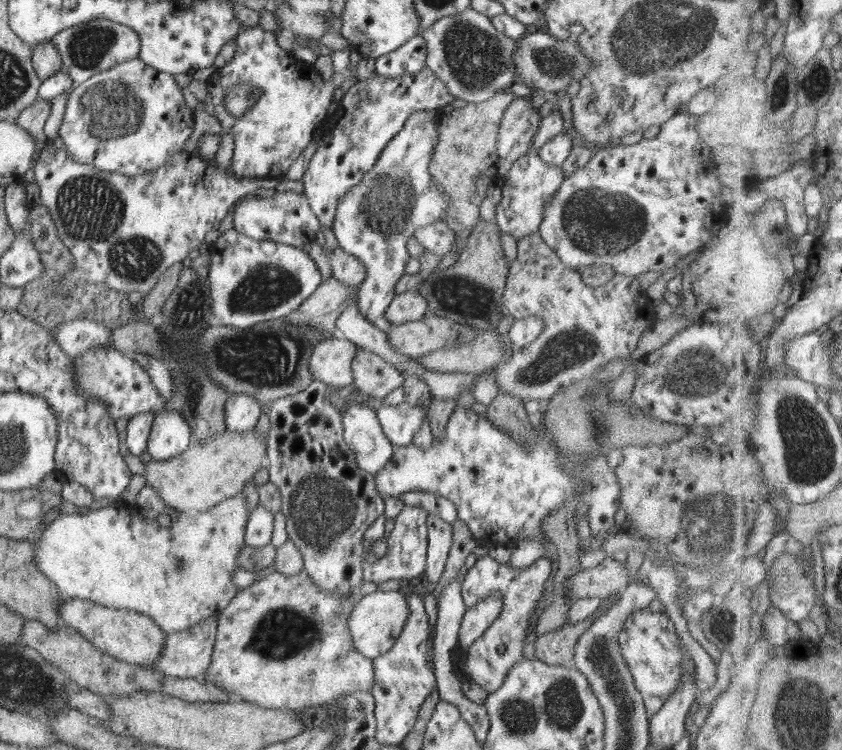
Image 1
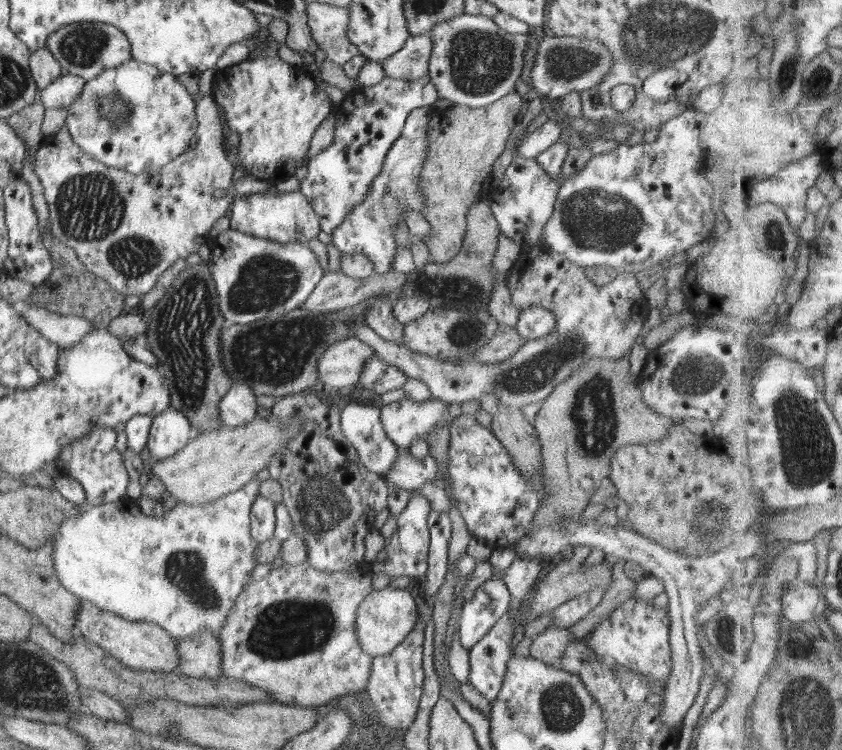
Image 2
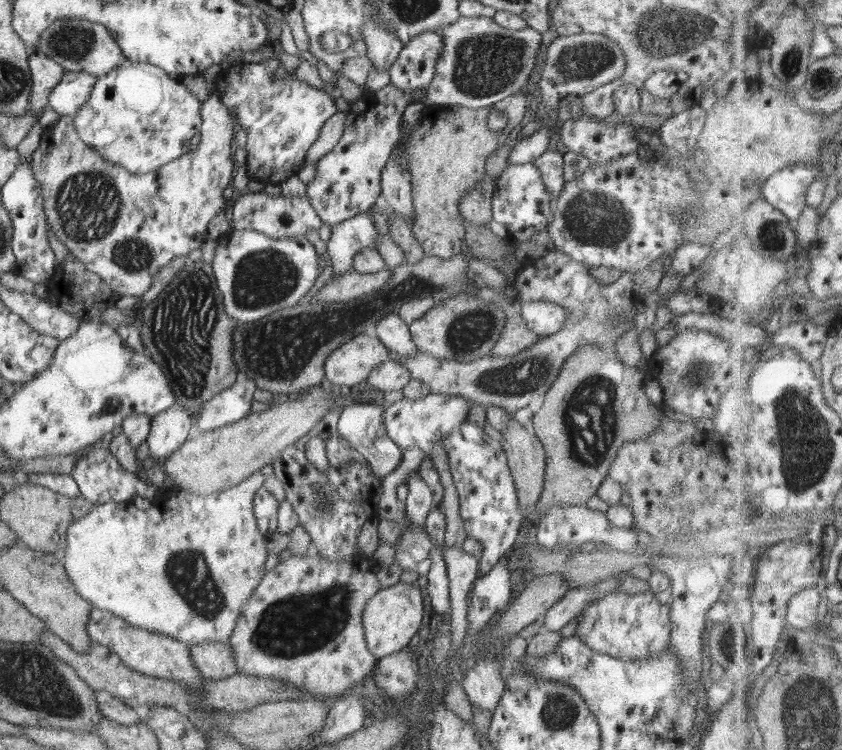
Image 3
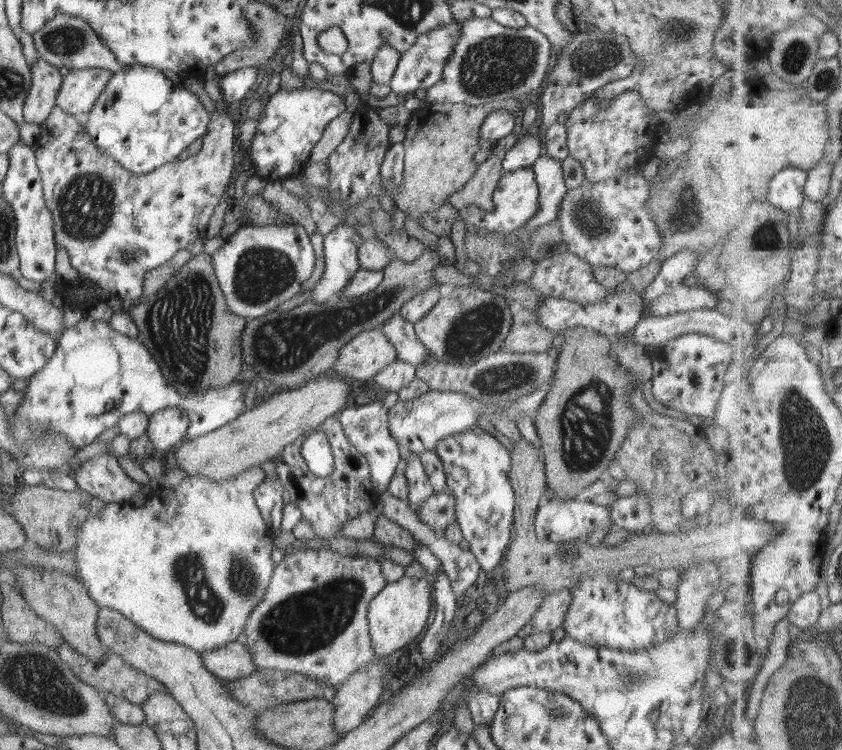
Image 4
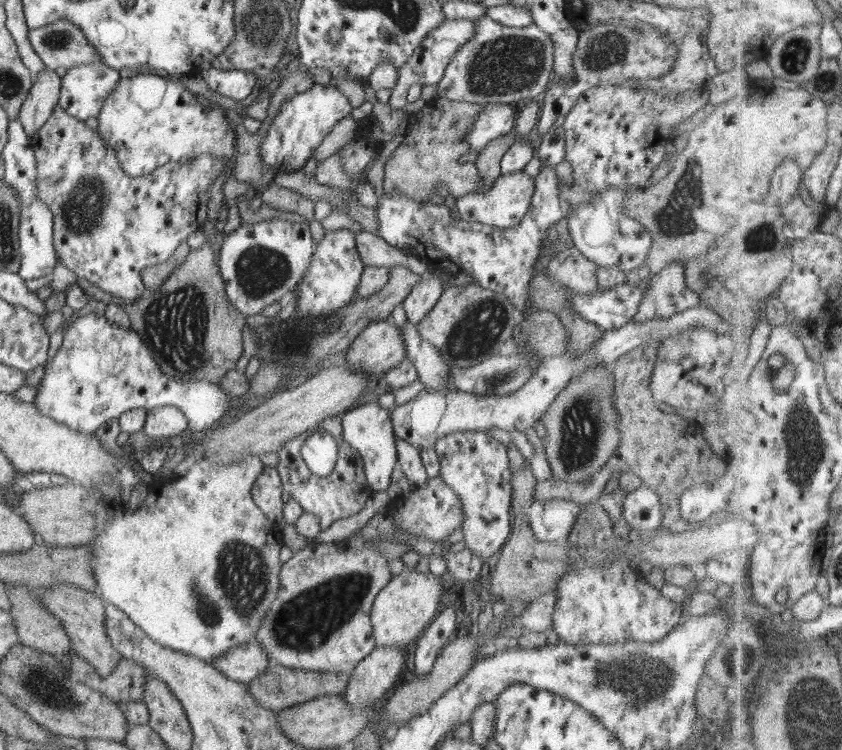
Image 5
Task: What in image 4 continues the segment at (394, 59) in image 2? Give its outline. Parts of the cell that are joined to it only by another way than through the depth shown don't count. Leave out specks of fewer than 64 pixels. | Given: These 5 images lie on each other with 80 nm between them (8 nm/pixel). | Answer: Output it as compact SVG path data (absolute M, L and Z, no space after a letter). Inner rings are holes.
M453 19L446 26L429 30L426 34L420 34L419 37L416 37L412 43L412 48L404 51L404 54L400 56L393 79L389 84L392 92L408 96L417 90L428 90L435 86L436 82L442 78L441 75L448 58L452 56L452 50L454 50L459 37L460 27L459 21Z

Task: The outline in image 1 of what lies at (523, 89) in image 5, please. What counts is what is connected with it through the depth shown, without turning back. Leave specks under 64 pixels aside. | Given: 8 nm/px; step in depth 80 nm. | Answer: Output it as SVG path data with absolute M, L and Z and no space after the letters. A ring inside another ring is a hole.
M471 6L458 14L436 20L420 32L427 47L427 68L444 82L448 94L456 100L478 104L506 92L516 74L513 52L517 39L508 38L494 28L491 18Z

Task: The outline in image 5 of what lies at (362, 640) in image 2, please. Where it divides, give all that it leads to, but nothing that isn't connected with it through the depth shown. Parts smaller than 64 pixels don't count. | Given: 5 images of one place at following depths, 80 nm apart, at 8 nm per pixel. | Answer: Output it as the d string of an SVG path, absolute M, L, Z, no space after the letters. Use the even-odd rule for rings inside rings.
M404 570L388 582L376 596L372 606L371 625L375 646L404 646L423 634L428 626L441 612L444 596L450 588L440 576L427 572L418 573L416 570Z

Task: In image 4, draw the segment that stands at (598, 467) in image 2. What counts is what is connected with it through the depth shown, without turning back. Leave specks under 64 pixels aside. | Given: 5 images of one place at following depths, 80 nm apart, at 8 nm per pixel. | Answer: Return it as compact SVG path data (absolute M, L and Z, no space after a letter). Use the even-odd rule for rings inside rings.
M572 326L562 332L566 342L557 359L557 371L553 385L543 403L536 411L534 426L539 436L543 458L545 459L545 482L557 498L569 500L577 498L580 492L600 480L607 472L609 464L616 456L622 441L627 438L639 414L629 403L628 376L610 350L614 347L613 337L598 333L584 326Z

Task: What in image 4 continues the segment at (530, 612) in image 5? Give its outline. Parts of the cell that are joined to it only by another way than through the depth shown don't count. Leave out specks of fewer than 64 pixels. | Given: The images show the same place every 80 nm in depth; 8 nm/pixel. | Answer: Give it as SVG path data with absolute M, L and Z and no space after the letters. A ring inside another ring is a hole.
M564 588L556 594L549 594L544 599L542 605L538 605L538 611L534 613L531 624L533 625L534 632L544 631L551 633L556 628L560 628L563 624L564 617L568 607L572 605L572 589Z

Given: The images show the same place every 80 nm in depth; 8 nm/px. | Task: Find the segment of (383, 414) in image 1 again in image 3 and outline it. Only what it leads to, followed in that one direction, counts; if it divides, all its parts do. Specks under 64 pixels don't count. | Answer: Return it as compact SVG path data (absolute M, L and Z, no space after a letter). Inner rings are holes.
M432 392L417 400L403 396L398 402L385 406L384 426L387 435L401 450L416 446L416 448L421 448L429 454L433 444L438 439L447 437L452 430L467 420L469 408L470 402L461 396L448 396L447 394L434 394Z

